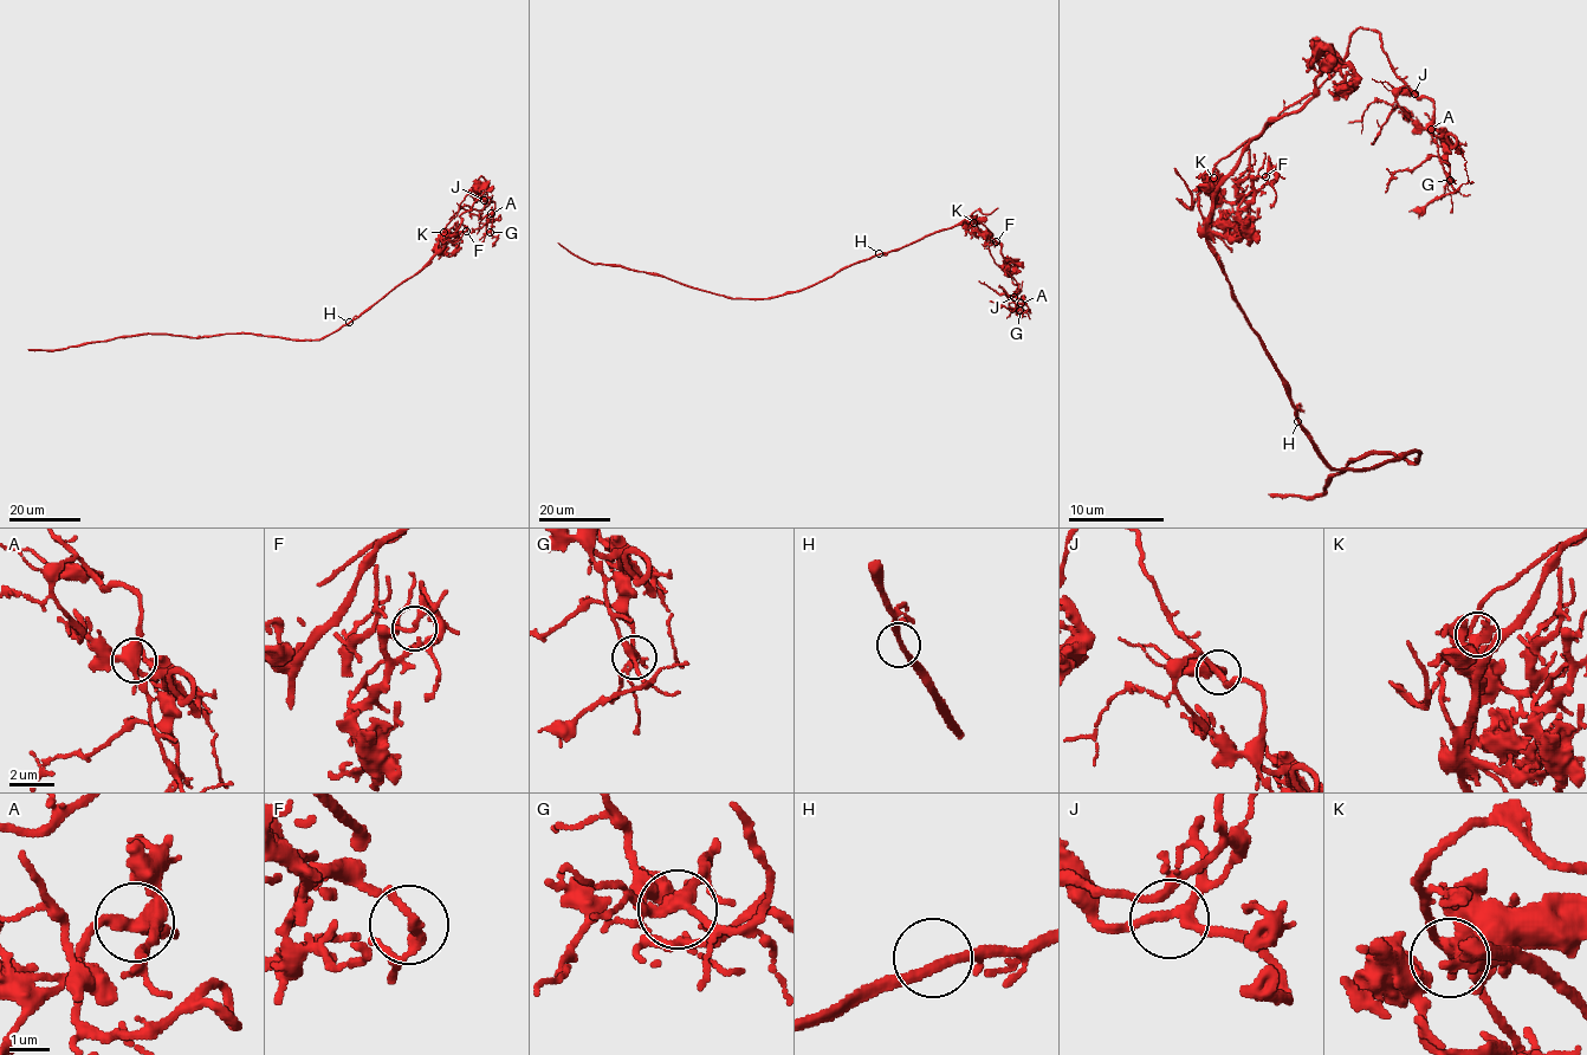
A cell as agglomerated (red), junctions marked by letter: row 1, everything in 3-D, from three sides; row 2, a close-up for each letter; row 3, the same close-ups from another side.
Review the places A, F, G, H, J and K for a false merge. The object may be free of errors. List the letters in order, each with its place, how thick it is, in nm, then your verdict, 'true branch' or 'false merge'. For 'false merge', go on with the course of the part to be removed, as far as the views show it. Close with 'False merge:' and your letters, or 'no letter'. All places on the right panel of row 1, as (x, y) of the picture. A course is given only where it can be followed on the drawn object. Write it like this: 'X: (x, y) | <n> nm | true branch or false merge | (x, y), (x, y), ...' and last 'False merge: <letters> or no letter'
A: (1431, 129) | 420 nm | true branch
F: (1265, 176) | 200 nm | true branch
G: (1450, 180) | 280 nm | true branch
H: (1297, 421) | 240 nm | true branch
J: (1414, 94) | 240 nm | true branch
K: (1213, 178) | 300 nm | false merge | (1213, 178), (1319, 89), (1361, 28), (1433, 103), (1431, 138), (1450, 167), (1429, 155), (1386, 192)
False merge: K

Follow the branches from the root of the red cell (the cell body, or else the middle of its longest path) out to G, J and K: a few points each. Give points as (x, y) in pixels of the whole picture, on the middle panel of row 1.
G: (880, 254), (899, 250), (964, 220), (973, 220), (993, 261), (1017, 285), (1017, 297), (1024, 304), (1019, 310)
J: (880, 254), (899, 250), (964, 220), (973, 220), (993, 261), (1017, 285), (1014, 297)
K: (880, 254), (899, 250), (964, 220), (973, 222)

